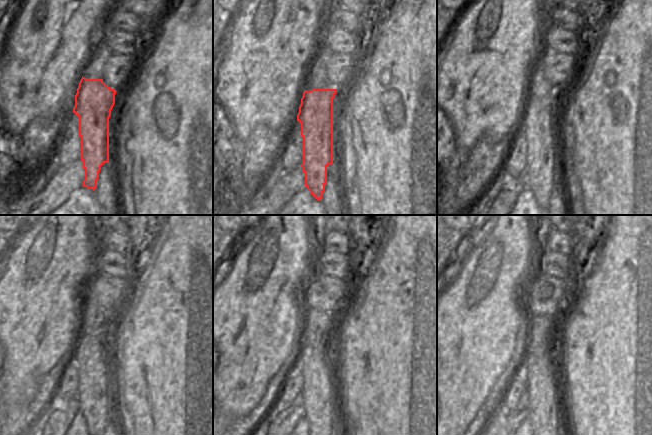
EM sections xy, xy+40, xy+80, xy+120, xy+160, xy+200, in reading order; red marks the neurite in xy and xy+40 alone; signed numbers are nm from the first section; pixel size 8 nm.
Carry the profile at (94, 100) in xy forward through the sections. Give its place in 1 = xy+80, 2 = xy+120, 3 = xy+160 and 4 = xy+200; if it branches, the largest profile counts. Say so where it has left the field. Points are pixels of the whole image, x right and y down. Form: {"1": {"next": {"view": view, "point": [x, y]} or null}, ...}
{"1": {"next": {"view": "xy+80", "point": [540, 175]}}, "2": {"next": {"view": "xy+120", "point": [93, 389]}}, "3": {"next": {"view": "xy+160", "point": [317, 392]}}, "4": {"next": {"view": "xy+200", "point": [546, 414]}}}

